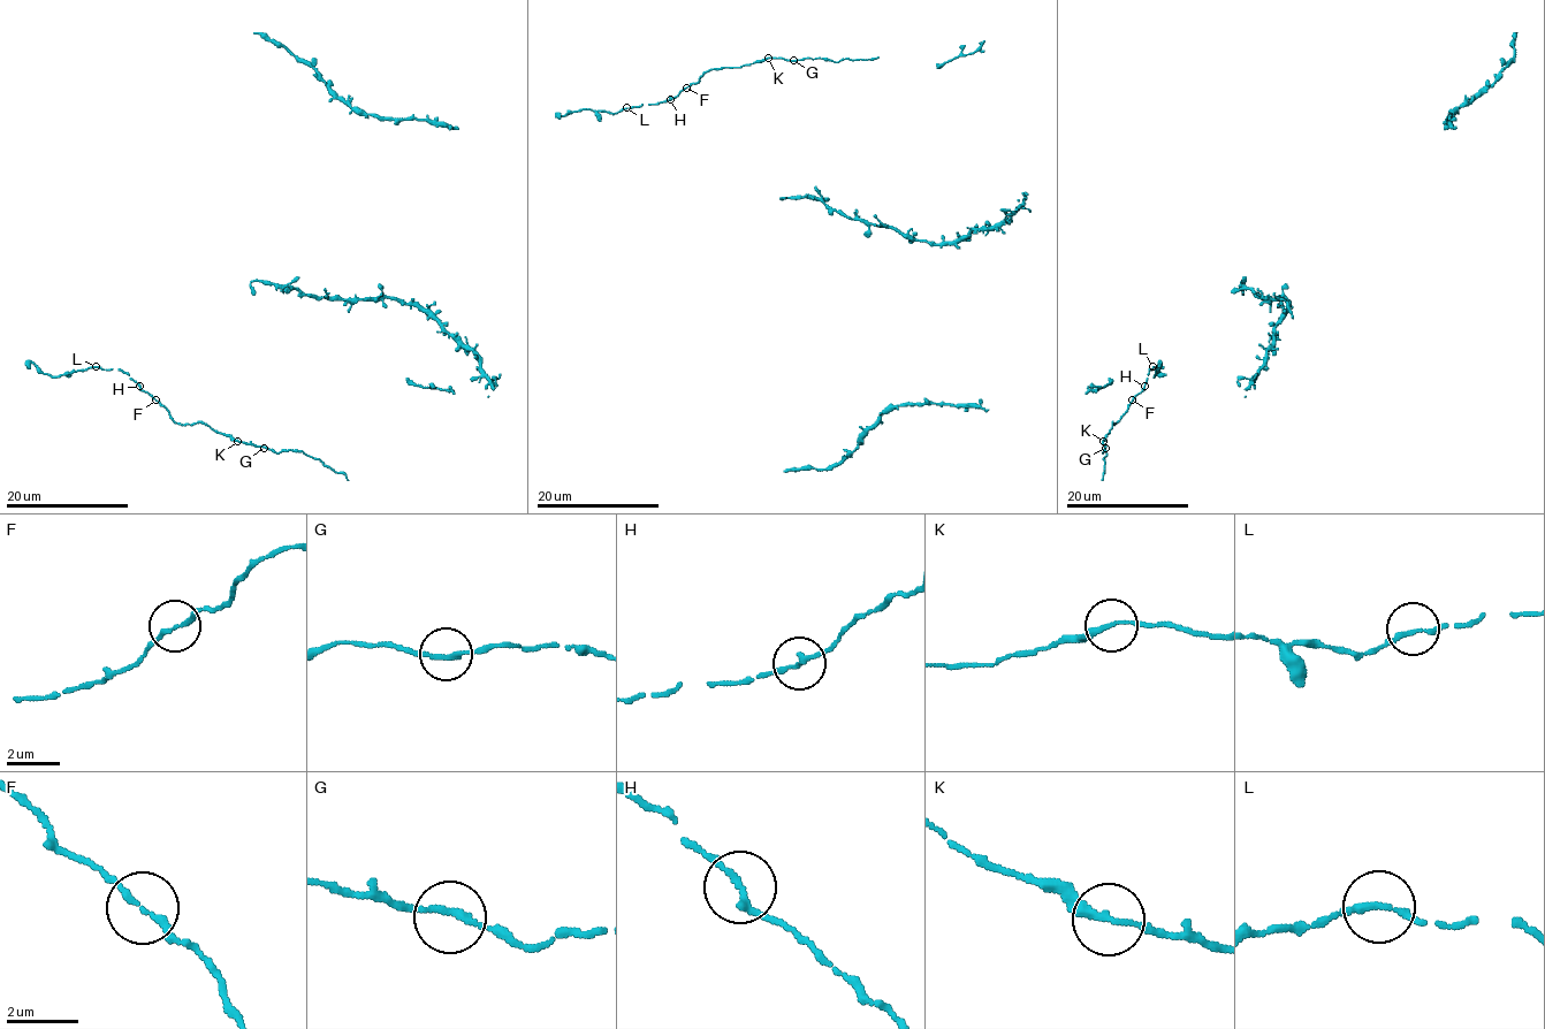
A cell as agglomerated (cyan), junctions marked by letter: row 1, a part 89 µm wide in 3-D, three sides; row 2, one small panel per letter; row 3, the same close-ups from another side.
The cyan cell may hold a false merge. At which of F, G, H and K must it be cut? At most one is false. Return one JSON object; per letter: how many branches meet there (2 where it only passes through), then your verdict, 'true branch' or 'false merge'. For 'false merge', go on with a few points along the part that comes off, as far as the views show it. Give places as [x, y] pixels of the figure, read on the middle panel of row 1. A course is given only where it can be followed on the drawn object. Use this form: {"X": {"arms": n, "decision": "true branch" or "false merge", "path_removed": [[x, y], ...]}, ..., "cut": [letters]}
{"F": {"arms": 2, "decision": "true branch"}, "G": {"arms": 2, "decision": "true branch"}, "H": {"arms": 2, "decision": "true branch"}, "K": {"arms": 2, "decision": "true branch"}, "cut": []}

